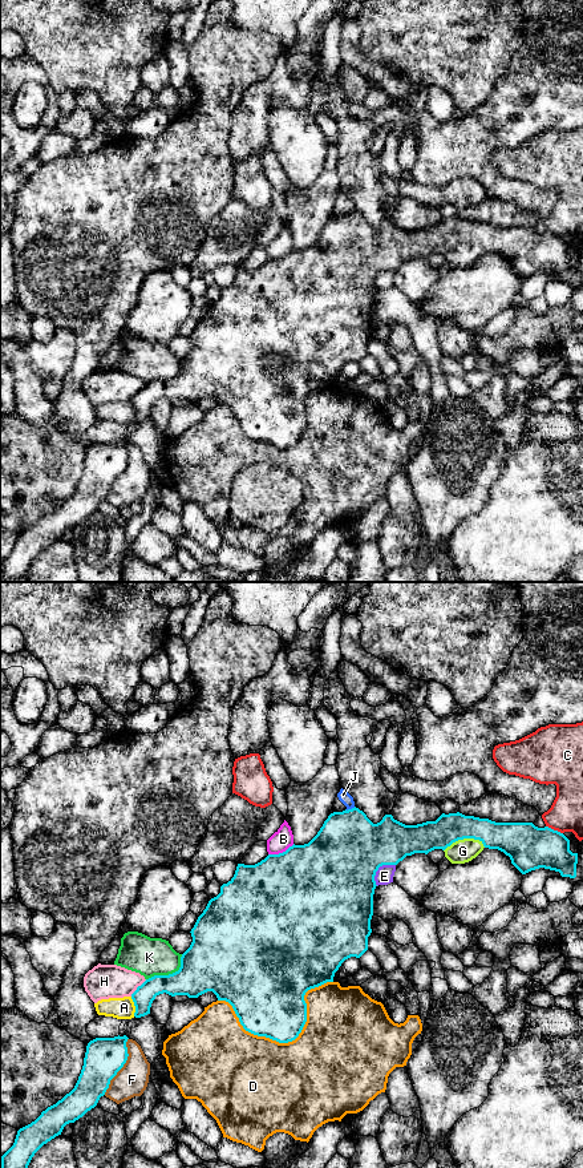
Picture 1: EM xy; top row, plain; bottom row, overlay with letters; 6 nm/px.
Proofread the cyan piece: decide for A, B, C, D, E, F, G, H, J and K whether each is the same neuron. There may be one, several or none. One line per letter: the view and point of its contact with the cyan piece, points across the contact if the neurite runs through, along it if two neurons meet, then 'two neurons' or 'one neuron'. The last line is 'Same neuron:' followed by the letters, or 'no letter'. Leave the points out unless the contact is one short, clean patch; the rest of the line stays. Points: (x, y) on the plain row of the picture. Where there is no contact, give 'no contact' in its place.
A: meets cyan in xy at (134, 409); two neurons
B: meets cyan in xy at (280, 258); two neurons
C: meets cyan in xy at (553, 234); two neurons
D: meets cyan in xy at (287, 447); two neurons
E: meets cyan in xy at (377, 274); two neurons
F: meets cyan in xy at (122, 471); border along xy (128, 443), (126, 467), (110, 485), (104, 498); two neurons
G: meets cyan in xy at (464, 242); two neurons
H: meets cyan in xy at (137, 392); two neurons
J: meets cyan in xy at (349, 214); two neurons
K: meets cyan in xy at (169, 379); two neurons
Same neuron: no letter

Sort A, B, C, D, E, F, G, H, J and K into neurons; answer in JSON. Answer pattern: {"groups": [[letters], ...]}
{"groups": [["A"], ["B"], ["C"], ["D"], ["E", "J"], ["F"], ["G"], ["H"], ["K"]]}

